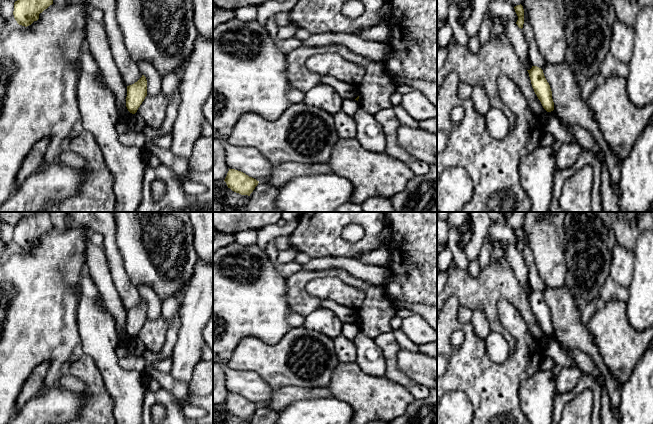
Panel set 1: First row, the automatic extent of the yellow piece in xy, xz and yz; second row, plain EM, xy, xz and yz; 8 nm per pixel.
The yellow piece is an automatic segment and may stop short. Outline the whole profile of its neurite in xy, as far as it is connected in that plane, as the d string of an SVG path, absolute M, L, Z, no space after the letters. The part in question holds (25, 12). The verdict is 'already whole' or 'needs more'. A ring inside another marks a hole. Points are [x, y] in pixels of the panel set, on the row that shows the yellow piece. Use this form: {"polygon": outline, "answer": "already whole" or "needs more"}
{"polygon": "M17 0L13 15L19 25L29 26L39 19L39 14L53 4L53 0Z", "answer": "already whole"}

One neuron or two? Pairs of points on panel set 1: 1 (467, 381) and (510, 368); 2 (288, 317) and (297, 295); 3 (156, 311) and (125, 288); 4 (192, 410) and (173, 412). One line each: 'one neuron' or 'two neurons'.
1: one neuron
2: two neurons
3: two neurons
4: two neurons

